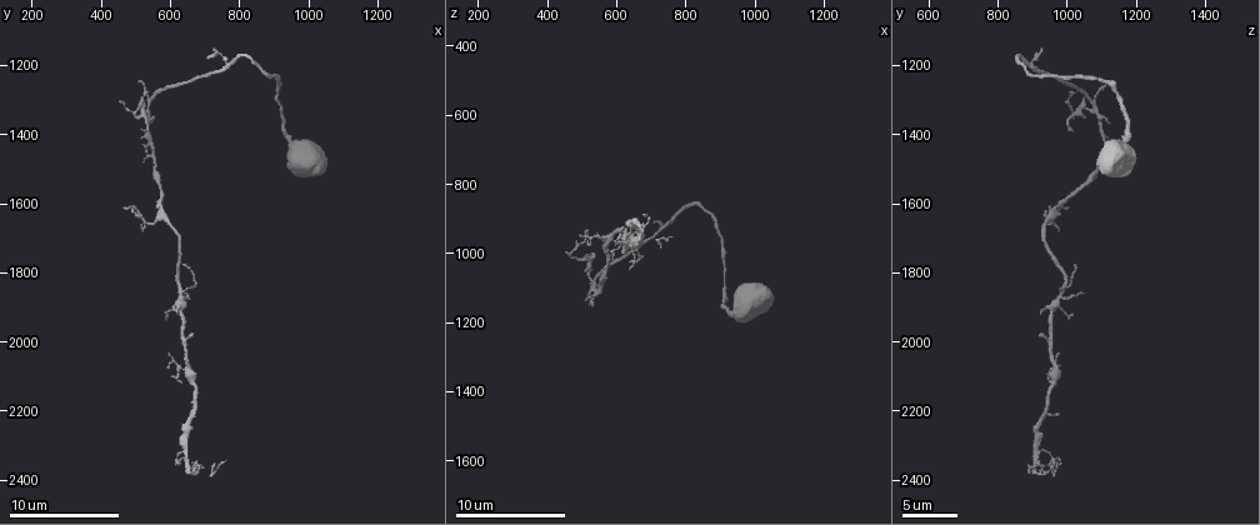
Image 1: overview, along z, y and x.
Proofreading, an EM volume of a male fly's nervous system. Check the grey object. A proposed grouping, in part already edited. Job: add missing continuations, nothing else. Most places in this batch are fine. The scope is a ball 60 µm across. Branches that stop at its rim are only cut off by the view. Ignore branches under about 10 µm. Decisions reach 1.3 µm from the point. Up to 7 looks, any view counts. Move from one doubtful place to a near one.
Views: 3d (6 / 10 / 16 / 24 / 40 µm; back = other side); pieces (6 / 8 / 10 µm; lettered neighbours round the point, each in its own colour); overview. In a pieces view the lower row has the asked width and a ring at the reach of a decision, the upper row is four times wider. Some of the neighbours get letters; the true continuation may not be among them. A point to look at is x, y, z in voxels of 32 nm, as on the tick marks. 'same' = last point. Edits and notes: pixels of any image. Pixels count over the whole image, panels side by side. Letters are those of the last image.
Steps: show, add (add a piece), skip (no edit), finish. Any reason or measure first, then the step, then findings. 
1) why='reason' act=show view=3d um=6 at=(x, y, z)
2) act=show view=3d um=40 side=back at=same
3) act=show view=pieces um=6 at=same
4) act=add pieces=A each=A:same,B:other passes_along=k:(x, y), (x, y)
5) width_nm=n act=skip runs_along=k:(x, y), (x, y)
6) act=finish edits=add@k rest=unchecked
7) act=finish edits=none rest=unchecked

why='thin end' act=show view=pieces um=8 at=(540, 1450, 1150)

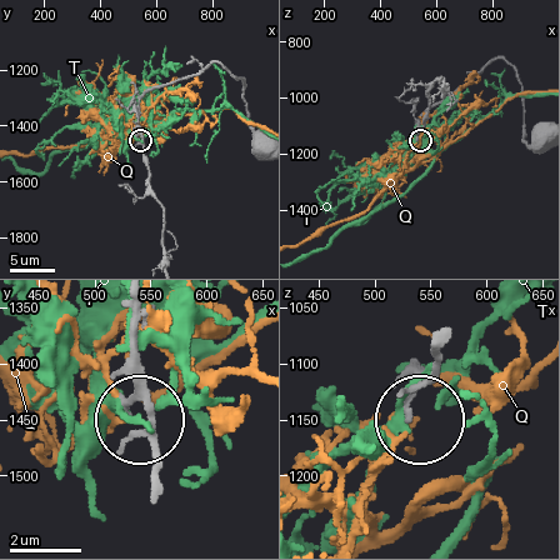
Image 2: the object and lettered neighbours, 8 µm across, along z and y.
width_nm=180 act=skip each=Q:other,T:other found='no lettered piece goes on from it'

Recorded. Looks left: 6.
why='free end' act=show view=pieces um=10 at=(710, 1180, 910)

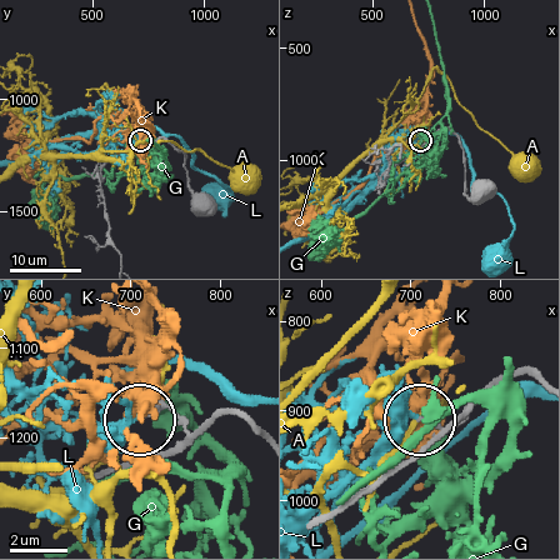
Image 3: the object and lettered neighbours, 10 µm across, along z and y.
act=skip each=A:other,G:other,K:other,L:other found='no lettered piece goes on from it'

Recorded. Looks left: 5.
why='tapers out' act=show view=3d um=10 at=(520, 1240, 1130)

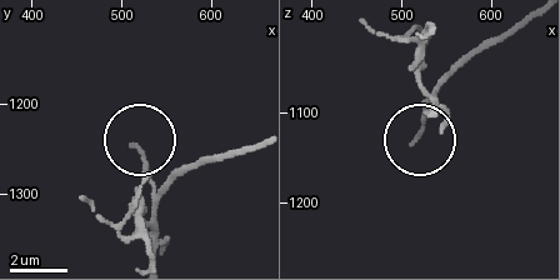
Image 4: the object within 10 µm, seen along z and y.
act=show view=pieces um=10 at=(515, 1245, 1130)

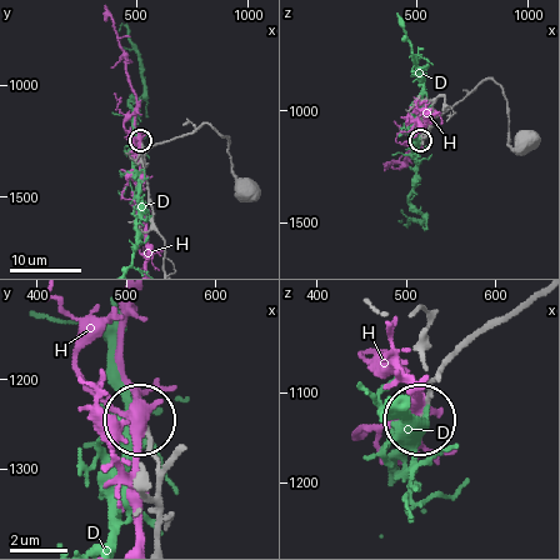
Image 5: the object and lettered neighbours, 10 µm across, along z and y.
width_nm=120 act=skip each=D:other,H:other found='none of them fits'

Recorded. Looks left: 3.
act=finish edits=none rest=unchecked

